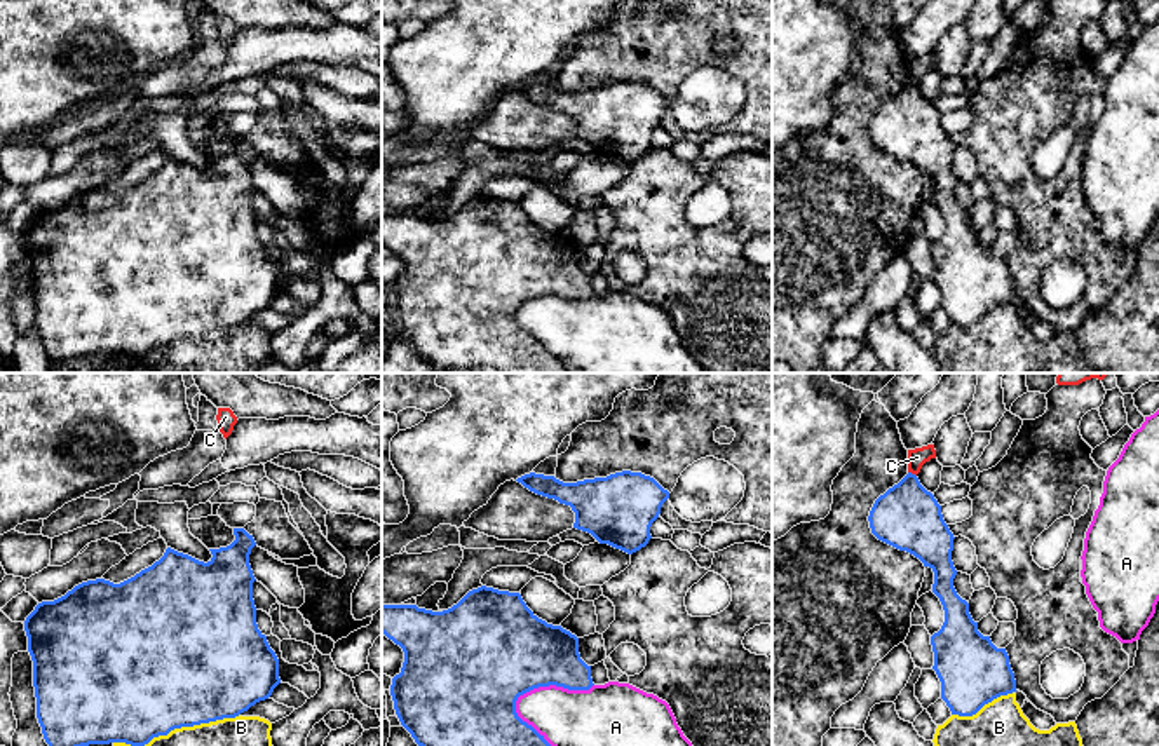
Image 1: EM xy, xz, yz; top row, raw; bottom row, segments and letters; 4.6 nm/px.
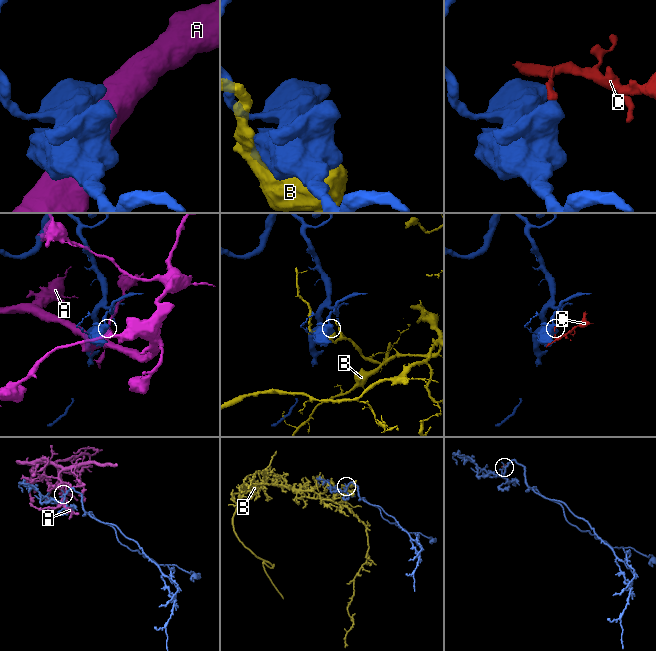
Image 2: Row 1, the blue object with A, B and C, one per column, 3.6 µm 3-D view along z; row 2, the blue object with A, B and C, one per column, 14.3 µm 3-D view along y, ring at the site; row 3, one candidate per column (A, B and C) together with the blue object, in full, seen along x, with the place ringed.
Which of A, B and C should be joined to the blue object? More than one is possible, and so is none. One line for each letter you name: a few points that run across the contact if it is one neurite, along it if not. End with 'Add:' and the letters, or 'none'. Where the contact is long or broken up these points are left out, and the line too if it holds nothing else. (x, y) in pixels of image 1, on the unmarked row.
Add: none

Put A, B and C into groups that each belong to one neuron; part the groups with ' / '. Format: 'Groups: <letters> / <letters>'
Groups: A / B / C

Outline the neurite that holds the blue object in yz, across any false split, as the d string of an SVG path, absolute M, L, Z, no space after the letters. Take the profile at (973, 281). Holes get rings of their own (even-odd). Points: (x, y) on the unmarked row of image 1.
M908 82L875 110L868 131L878 150L913 164L934 181L932 202L943 214L945 232L931 246L932 279L952 324L973 326L993 309L1016 302L1006 258L997 258L978 241L969 213L953 197L955 146L934 105Z

